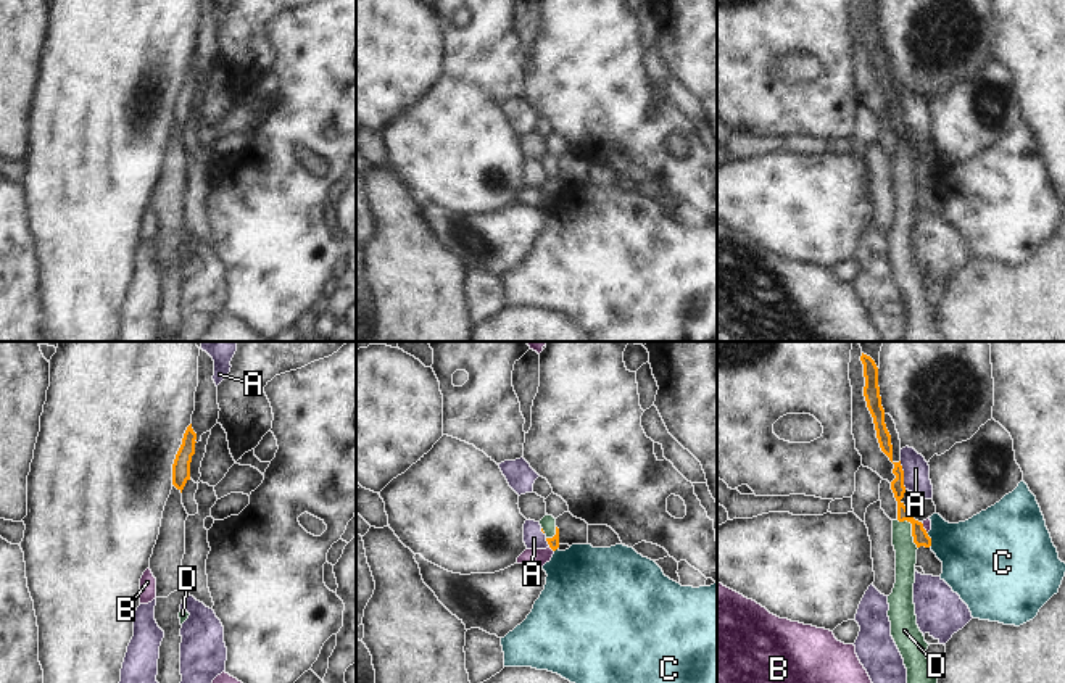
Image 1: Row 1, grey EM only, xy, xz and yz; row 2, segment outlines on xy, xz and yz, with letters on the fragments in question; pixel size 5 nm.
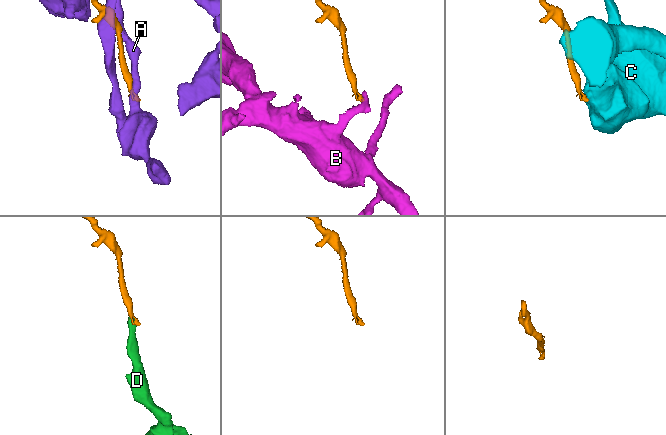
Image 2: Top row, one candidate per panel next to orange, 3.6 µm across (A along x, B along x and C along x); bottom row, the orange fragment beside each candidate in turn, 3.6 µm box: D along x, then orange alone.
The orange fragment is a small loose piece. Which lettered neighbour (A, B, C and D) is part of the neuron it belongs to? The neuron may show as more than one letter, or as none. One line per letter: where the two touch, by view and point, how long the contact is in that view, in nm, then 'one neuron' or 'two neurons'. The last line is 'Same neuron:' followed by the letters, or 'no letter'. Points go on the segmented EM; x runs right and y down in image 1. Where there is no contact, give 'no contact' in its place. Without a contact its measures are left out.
A: yz (903, 476) | 150 nm | two neurons
B: xz (551, 548) | 40 nm | two neurons
C: yz (930, 540) | 70 nm | two neurons
D: yz (912, 529) | 190 nm | one neuron
Same neuron: D

